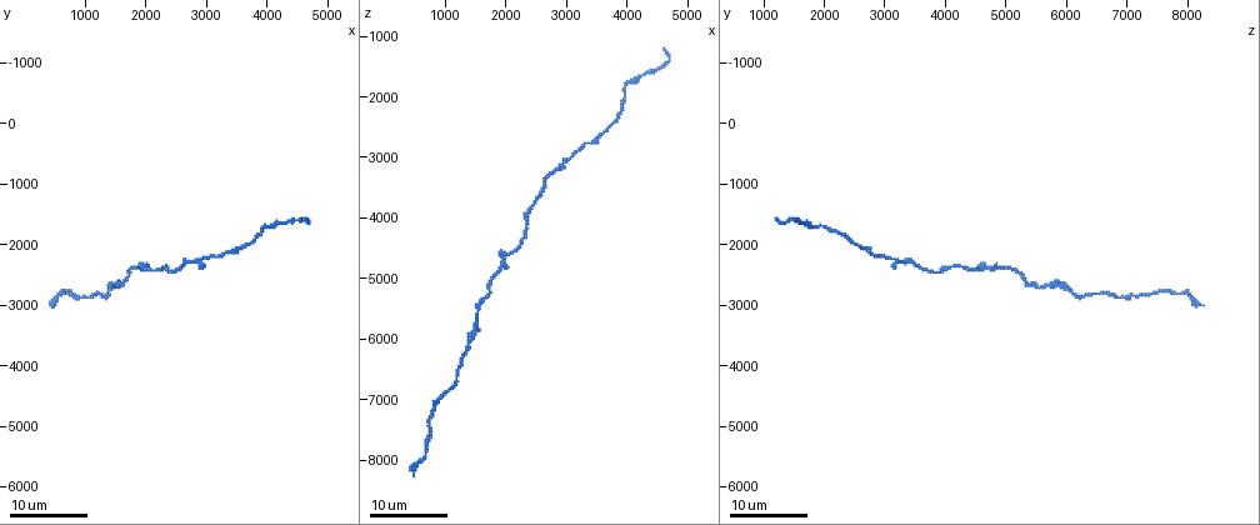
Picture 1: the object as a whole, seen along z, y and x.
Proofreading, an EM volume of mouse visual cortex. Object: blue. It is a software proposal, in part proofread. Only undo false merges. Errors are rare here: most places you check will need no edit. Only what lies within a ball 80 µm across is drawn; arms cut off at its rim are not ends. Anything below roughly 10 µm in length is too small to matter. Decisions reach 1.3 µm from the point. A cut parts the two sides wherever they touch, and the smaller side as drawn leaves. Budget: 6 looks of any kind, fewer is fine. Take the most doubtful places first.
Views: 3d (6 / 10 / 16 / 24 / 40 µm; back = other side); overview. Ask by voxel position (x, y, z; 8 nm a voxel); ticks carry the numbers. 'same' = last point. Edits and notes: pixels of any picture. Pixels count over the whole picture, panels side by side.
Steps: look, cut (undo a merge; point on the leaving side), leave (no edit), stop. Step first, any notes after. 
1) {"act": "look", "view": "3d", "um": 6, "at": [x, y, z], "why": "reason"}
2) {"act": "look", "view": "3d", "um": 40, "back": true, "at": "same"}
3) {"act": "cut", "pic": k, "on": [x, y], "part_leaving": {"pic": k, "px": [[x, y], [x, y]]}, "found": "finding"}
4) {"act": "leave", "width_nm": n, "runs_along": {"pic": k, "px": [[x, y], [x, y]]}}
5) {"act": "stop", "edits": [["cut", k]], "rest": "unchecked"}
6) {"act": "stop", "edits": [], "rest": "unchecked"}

{"act": "look", "view": "3d", "um": 24, "at": [3950, 1750, 1800], "why": "calibre changes"}

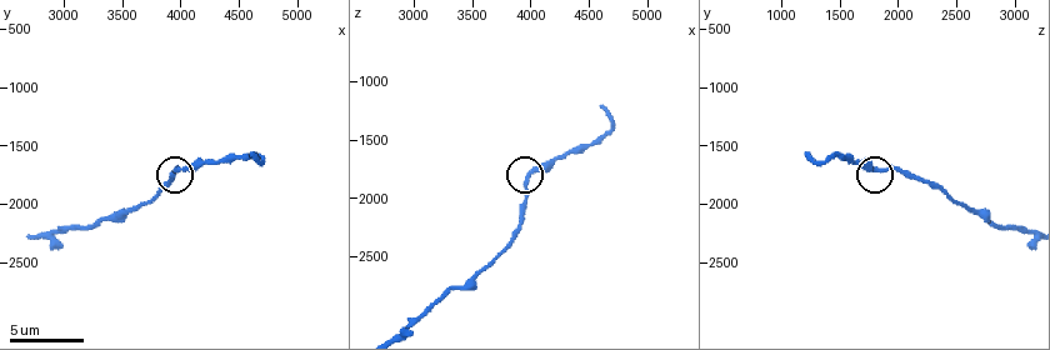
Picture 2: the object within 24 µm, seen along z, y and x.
{"act": "look", "view": "3d", "um": 10, "at": [3960, 1700, 1860]}

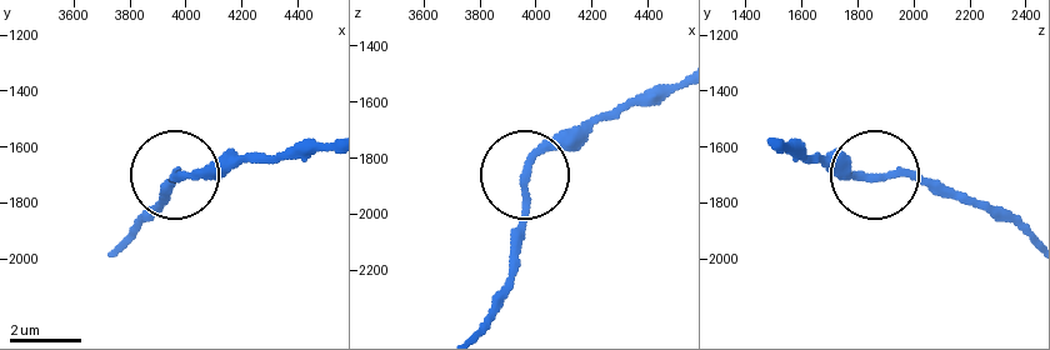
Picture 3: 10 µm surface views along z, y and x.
{"act": "leave", "width_nm": 210, "runs_along": {"pic": 3, "px": [[1021, 226], [896, 173], [809, 164]]}, "found": "all the same neuron"}

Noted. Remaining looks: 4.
{"act": "look", "view": "3d", "um": 24, "at": [2050, 2450, 4600], "why": "side arm on a straight run"}

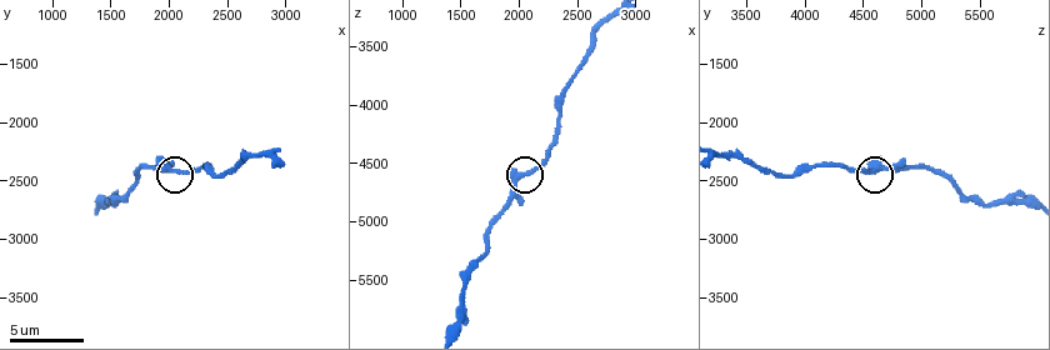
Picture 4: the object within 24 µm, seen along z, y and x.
{"act": "look", "view": "3d", "um": 6, "at": [2020, 2420, 4580]}

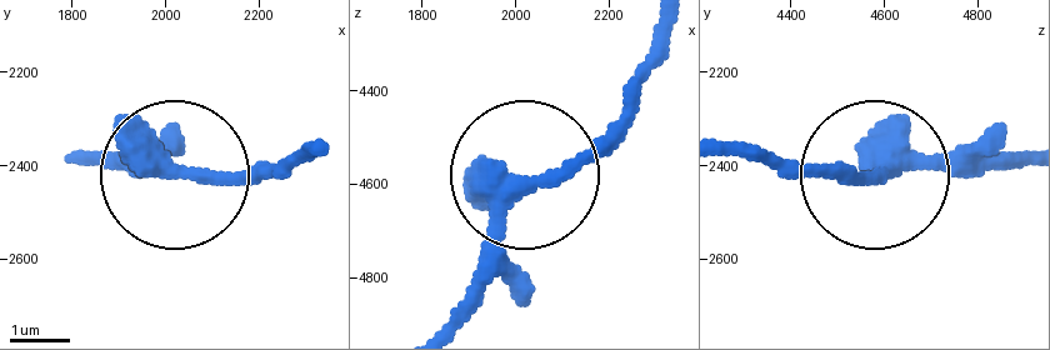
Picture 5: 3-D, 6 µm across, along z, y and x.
{"act": "look", "view": "3d", "um": 6, "back": true, "at": [2045, 2415, 4600]}

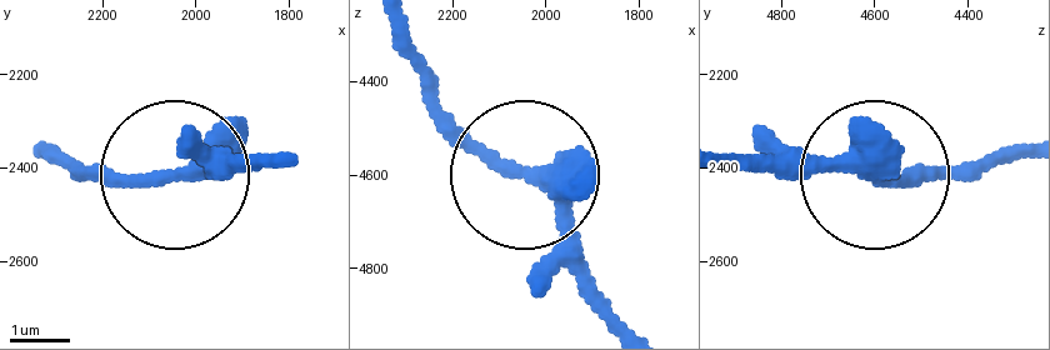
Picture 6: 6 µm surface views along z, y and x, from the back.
{"act": "leave", "runs_along": {"pic": 6, "px": [[948, 181], [729, 166]]}, "found": "continuous, no second neuron"}

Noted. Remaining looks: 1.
{"act": "stop", "edits": [], "rest": "unchecked"}

